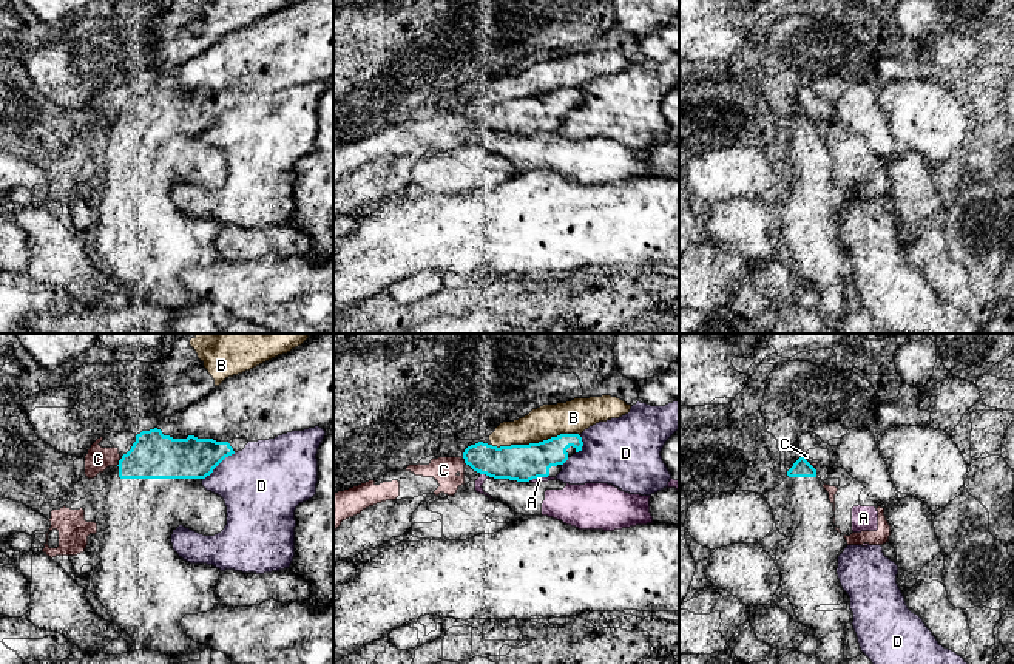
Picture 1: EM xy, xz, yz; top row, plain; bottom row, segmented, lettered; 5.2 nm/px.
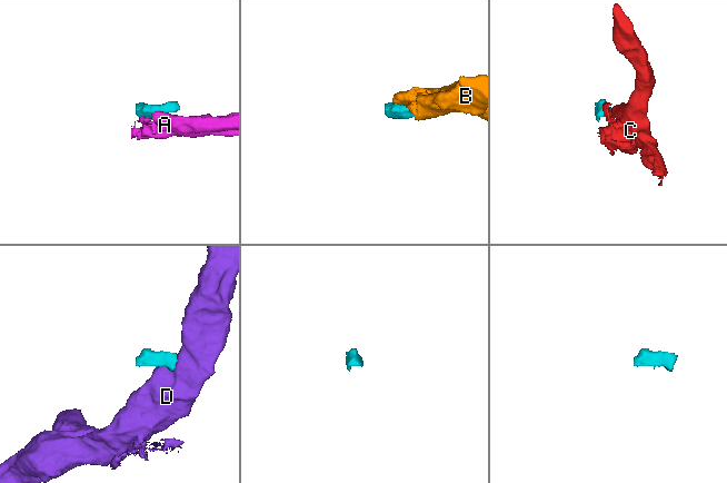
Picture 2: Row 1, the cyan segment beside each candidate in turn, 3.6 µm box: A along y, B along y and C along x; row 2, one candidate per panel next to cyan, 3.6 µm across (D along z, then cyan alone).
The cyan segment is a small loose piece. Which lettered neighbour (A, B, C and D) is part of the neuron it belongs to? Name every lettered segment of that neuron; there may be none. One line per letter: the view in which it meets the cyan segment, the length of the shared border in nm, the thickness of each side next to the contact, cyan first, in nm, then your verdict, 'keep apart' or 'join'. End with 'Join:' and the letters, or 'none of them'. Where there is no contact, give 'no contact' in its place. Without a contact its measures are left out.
A: meets cyan in xz; contact 60 nm long; 190 nm thick on the cyan side, 50 nm on the other; keep apart
B: meets cyan in xz; contact 460 nm long; 190 nm thick on the cyan side, 180 nm on the other; keep apart
C: meets cyan in xy; contact 50 nm long; 240 nm thick on the cyan side, 130 nm on the other; keep apart
D: meets cyan in xy; contact 220 nm long; 220 nm thick on the cyan side, 400 nm on the other; keep apart
Join: none of them

